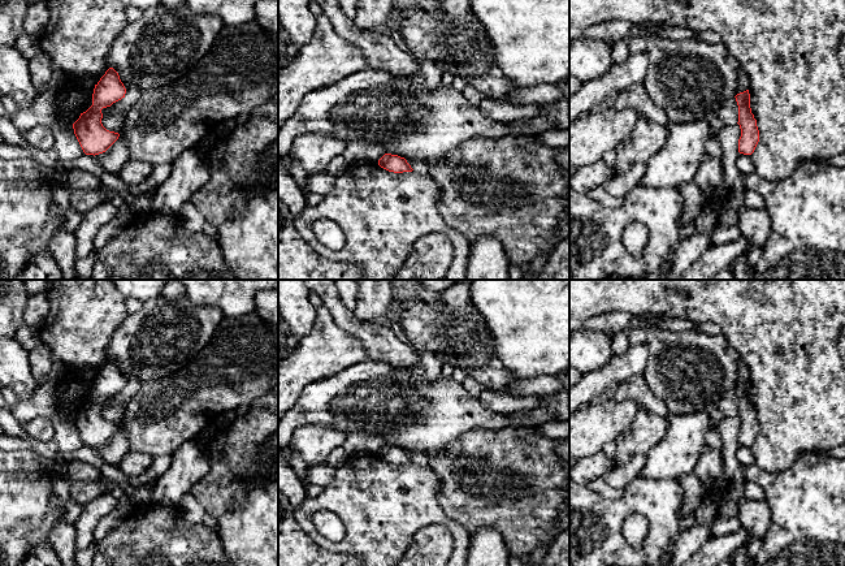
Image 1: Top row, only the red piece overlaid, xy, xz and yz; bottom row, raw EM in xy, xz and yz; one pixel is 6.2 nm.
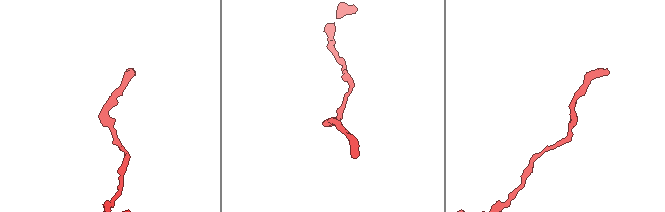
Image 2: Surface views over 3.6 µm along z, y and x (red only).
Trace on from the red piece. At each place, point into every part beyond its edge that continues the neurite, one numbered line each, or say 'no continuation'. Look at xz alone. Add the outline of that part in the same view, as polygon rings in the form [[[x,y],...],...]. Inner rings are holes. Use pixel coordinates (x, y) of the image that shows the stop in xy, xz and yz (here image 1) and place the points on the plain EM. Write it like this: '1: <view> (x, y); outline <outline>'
no continuation

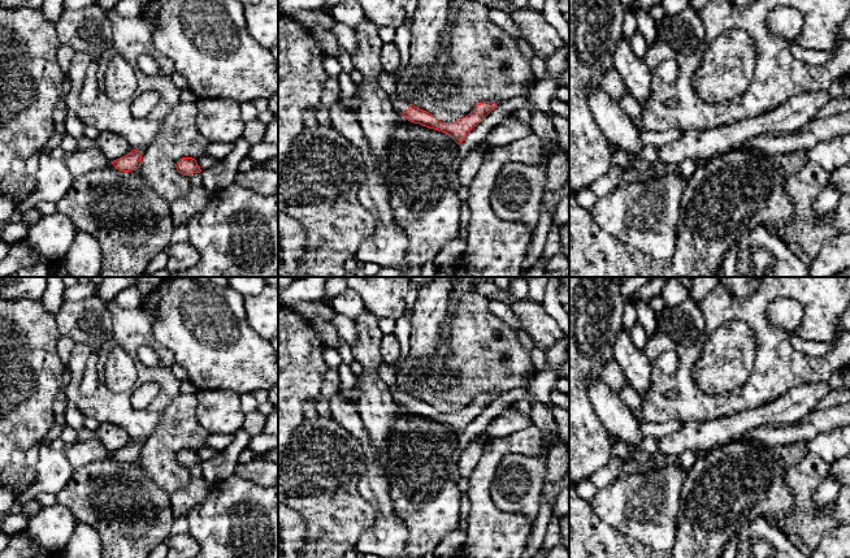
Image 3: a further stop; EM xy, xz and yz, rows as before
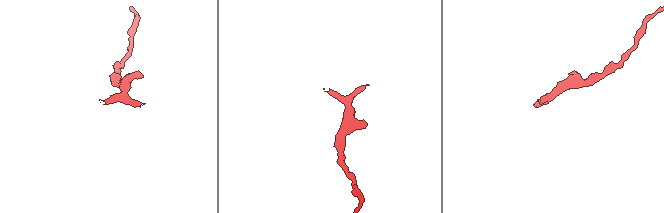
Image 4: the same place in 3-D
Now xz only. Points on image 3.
1: xz (399, 397); outline [[[395,384],[390,386],[390,392],[391,392],[391,395],[393,395],[394,401],[399,406],[406,403],[409,398],[409,394],[399,392]]]

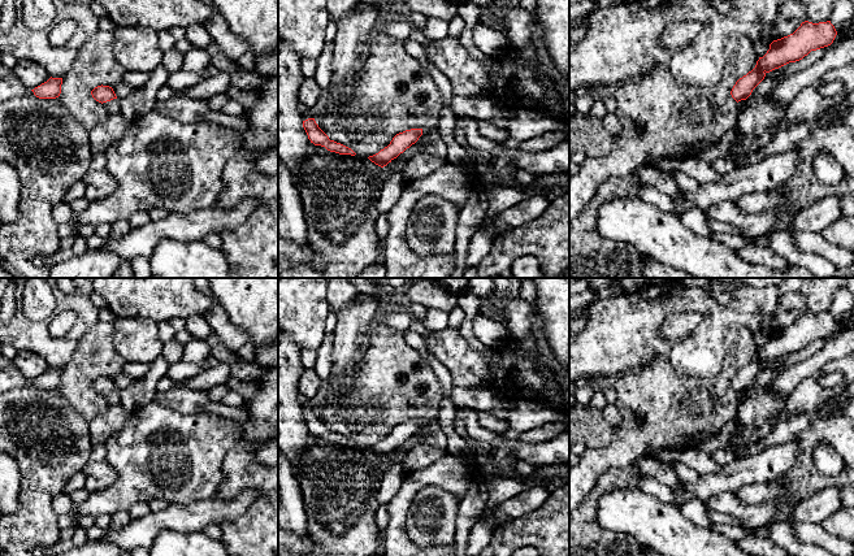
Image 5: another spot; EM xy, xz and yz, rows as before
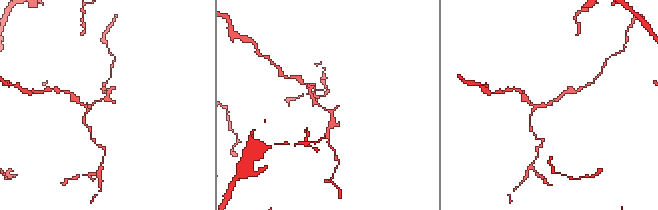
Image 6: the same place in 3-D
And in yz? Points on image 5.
no continuation

